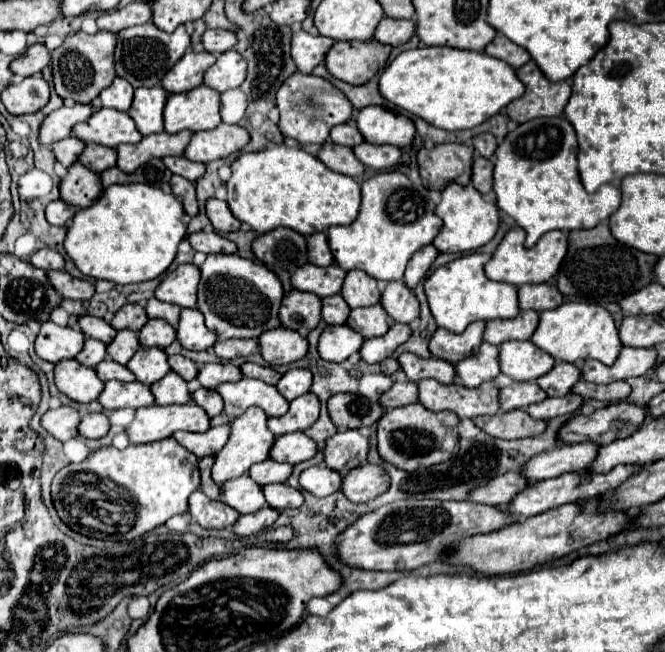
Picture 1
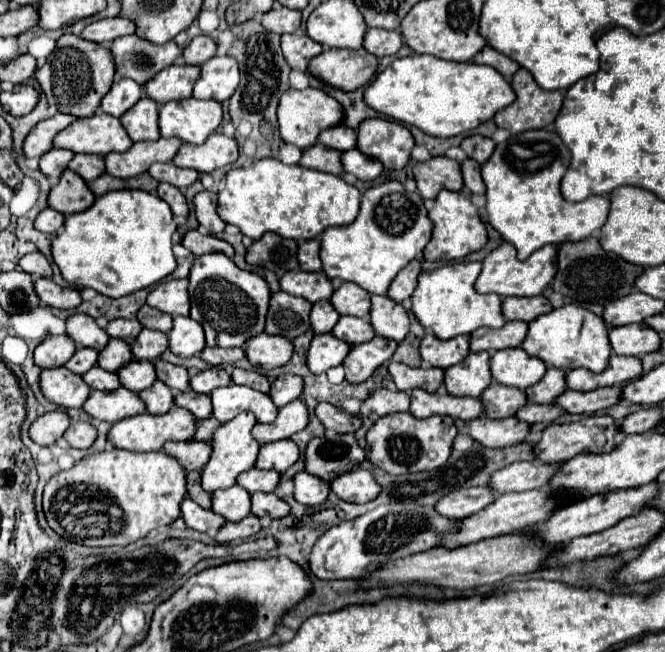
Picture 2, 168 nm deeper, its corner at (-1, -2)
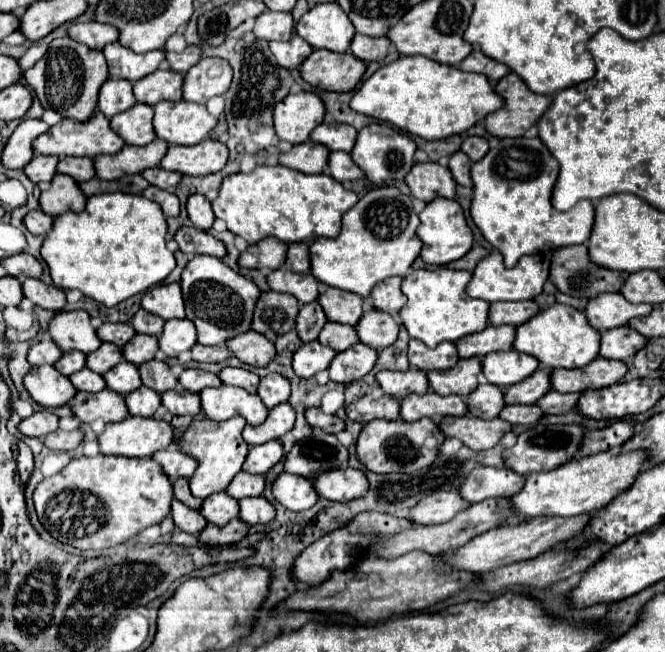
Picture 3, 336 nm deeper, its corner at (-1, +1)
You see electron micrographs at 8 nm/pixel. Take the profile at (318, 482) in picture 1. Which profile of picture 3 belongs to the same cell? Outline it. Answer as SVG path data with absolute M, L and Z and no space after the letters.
M282 473L274 481L272 491L274 491L274 497L290 511L306 511L318 501L312 481L292 473Z

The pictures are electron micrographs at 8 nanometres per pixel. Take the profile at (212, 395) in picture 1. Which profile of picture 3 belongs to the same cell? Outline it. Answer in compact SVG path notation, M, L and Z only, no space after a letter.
M182 387L170 389L162 393L162 405L172 413L172 415L190 415L196 417L202 407L200 407L200 395L190 393Z

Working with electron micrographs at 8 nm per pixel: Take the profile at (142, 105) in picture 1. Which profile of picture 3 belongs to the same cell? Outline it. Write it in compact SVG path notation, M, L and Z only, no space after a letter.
M136 103L128 111L114 115L110 127L128 143L128 145L144 145L144 141L154 141L154 127L152 127L154 109L146 103Z

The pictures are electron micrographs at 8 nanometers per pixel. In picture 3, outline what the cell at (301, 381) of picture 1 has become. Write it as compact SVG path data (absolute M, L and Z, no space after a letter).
M270 373L266 375L262 381L260 381L260 387L258 387L258 395L262 397L264 405L268 409L288 401L288 395L292 393L292 385L288 383L288 379L284 379L284 375L276 375L276 373Z

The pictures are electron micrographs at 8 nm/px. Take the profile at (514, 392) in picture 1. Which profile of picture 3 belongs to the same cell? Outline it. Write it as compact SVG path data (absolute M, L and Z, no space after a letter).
M480 383L468 397L468 413L480 419L496 419L504 405L504 391L492 383Z

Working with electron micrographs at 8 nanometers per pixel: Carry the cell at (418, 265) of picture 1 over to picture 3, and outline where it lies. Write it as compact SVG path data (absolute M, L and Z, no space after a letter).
M392 277L384 279L384 283L378 283L370 293L370 305L386 313L400 311L400 307L404 307L404 293L400 291L400 283L402 277Z

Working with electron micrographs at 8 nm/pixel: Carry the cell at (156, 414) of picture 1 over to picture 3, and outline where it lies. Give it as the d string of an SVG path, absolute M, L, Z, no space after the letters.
M126 417L118 423L108 423L104 433L98 437L100 453L104 455L124 455L124 457L150 457L154 451L168 449L174 443L174 427L168 421L158 421L154 417Z

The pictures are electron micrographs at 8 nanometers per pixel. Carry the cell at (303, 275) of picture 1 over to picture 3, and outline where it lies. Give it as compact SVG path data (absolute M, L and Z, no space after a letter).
M276 269L268 275L268 285L272 291L294 295L300 303L312 303L320 295L320 281L310 273L292 273L288 269Z

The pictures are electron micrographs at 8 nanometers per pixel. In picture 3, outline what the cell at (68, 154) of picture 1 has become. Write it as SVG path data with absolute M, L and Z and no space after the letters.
M44 155L44 157L34 157L26 167L26 175L34 181L34 183L40 183L40 181L52 181L52 177L56 175L56 165L58 165L58 159L52 159L52 155Z

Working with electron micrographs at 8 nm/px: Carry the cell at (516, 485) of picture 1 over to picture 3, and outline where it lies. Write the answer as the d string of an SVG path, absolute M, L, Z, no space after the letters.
M434 491L432 495L418 501L408 519L416 525L444 523L452 519L456 511L464 511L464 507L470 507L470 503L464 503L458 491Z

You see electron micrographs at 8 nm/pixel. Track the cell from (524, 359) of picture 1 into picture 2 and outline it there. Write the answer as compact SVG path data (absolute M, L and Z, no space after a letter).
M522 348L494 352L494 358L490 358L490 366L494 366L492 376L496 382L520 390L536 384L546 372L546 364L540 362L540 358L532 358Z

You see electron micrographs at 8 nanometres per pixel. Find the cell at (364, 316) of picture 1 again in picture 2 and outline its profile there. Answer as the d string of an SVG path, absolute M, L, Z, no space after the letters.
M340 316L340 320L332 328L332 336L346 340L350 346L362 344L362 342L368 342L374 338L372 326L368 326L368 320L352 318L352 316Z

